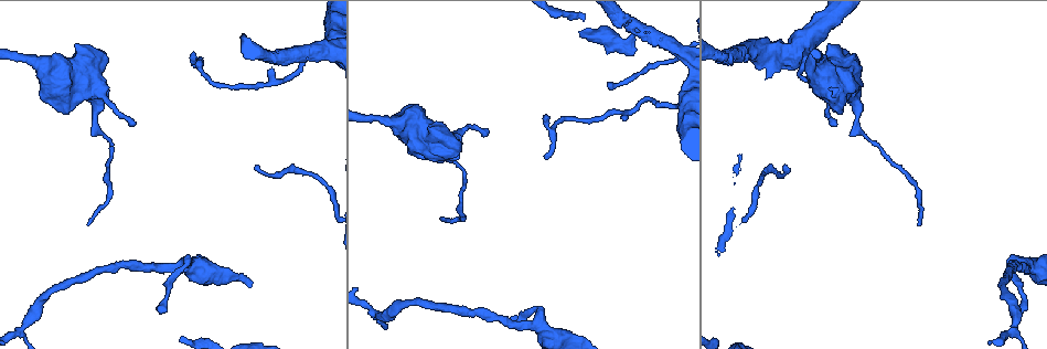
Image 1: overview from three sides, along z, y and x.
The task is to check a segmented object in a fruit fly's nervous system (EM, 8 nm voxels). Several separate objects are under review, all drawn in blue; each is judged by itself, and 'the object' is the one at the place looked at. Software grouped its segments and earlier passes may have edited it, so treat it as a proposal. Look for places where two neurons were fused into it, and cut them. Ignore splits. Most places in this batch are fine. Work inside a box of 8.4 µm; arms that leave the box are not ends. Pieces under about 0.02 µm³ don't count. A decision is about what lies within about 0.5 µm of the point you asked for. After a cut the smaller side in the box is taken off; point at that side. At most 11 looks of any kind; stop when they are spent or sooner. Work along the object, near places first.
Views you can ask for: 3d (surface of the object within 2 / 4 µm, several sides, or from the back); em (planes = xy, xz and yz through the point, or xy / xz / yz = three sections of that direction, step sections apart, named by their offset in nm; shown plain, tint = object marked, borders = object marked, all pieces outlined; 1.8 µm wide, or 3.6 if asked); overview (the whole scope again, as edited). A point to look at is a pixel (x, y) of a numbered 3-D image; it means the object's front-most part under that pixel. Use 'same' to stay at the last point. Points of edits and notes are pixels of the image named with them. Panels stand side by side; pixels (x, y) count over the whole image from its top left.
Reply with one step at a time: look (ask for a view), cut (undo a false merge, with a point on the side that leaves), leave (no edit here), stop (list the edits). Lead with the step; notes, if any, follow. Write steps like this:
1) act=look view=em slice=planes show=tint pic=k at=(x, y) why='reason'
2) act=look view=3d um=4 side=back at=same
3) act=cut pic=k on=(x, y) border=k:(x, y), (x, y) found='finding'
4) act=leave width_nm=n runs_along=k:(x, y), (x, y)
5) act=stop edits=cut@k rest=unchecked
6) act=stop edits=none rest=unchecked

act=look view=em um=3.6 slice=xy step=4 show=tint pic=1 at=(805, 45) why='calibre changes'

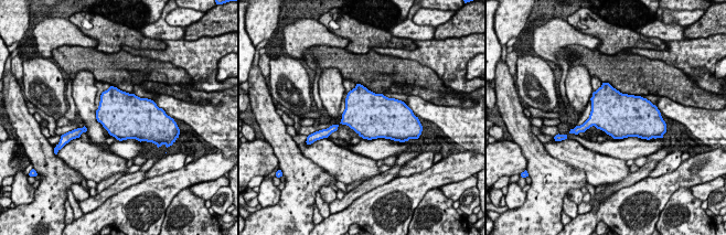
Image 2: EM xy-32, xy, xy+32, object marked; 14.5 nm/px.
act=look view=em um=3.6 slice=planes show=tint at=same why='cut it another way'

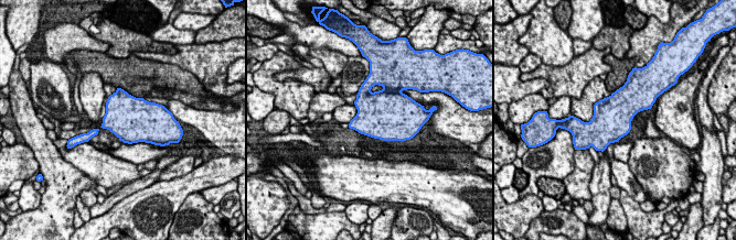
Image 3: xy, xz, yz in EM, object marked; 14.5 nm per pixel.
act=leave found='all the same neuron'

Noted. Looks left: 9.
act=look view=em slice=xy step=4 show=tint pic=1 at=(1029, 264) why='sharp bend'

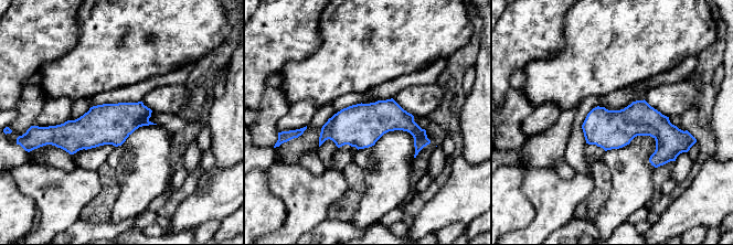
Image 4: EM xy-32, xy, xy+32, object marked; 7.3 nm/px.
act=look view=em slice=planes show=borders at=same

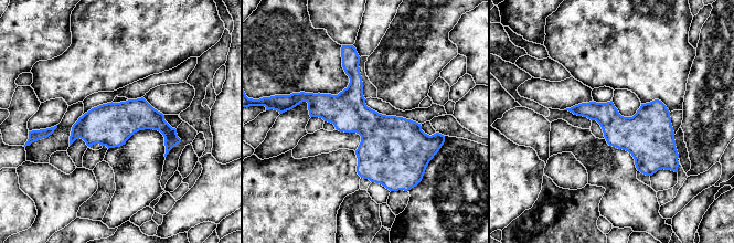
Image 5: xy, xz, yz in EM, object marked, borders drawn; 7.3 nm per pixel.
act=leave width_nm=240 found='continuous, no second neuron'

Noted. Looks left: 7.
act=look view=3d um=2 pic=1 at=(370, 312) why='sharp bend'

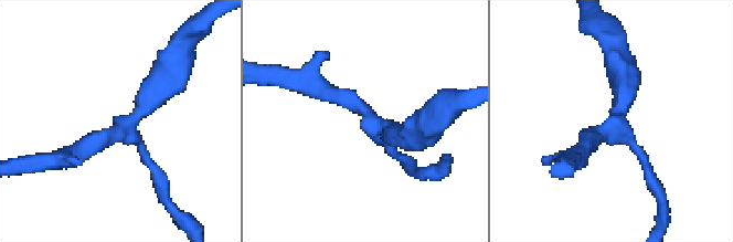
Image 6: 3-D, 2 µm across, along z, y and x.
act=look view=em slice=planes show=tint pic=6 at=(613, 125) why='need the tissue'

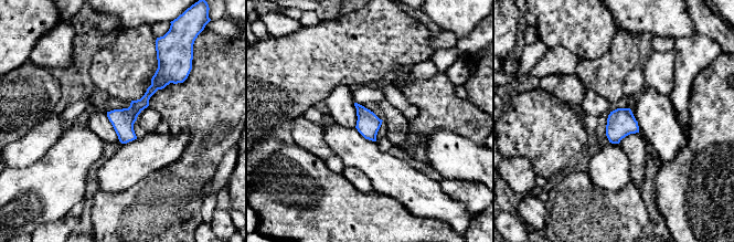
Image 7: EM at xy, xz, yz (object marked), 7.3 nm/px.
act=leave runs_along=7:(165, 70), (124, 120), (124, 140) found='continuous, no second neuron'

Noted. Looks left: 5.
act=look view=em um=3.6 slice=planes show=borders pic=1 at=(94, 91) why='sharp bend'

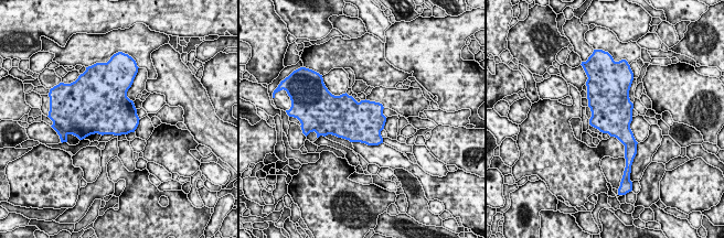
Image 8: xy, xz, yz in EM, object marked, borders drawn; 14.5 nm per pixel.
act=leave found='all the same neuron'

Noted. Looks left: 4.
act=stop edits=none rest=unchecked

